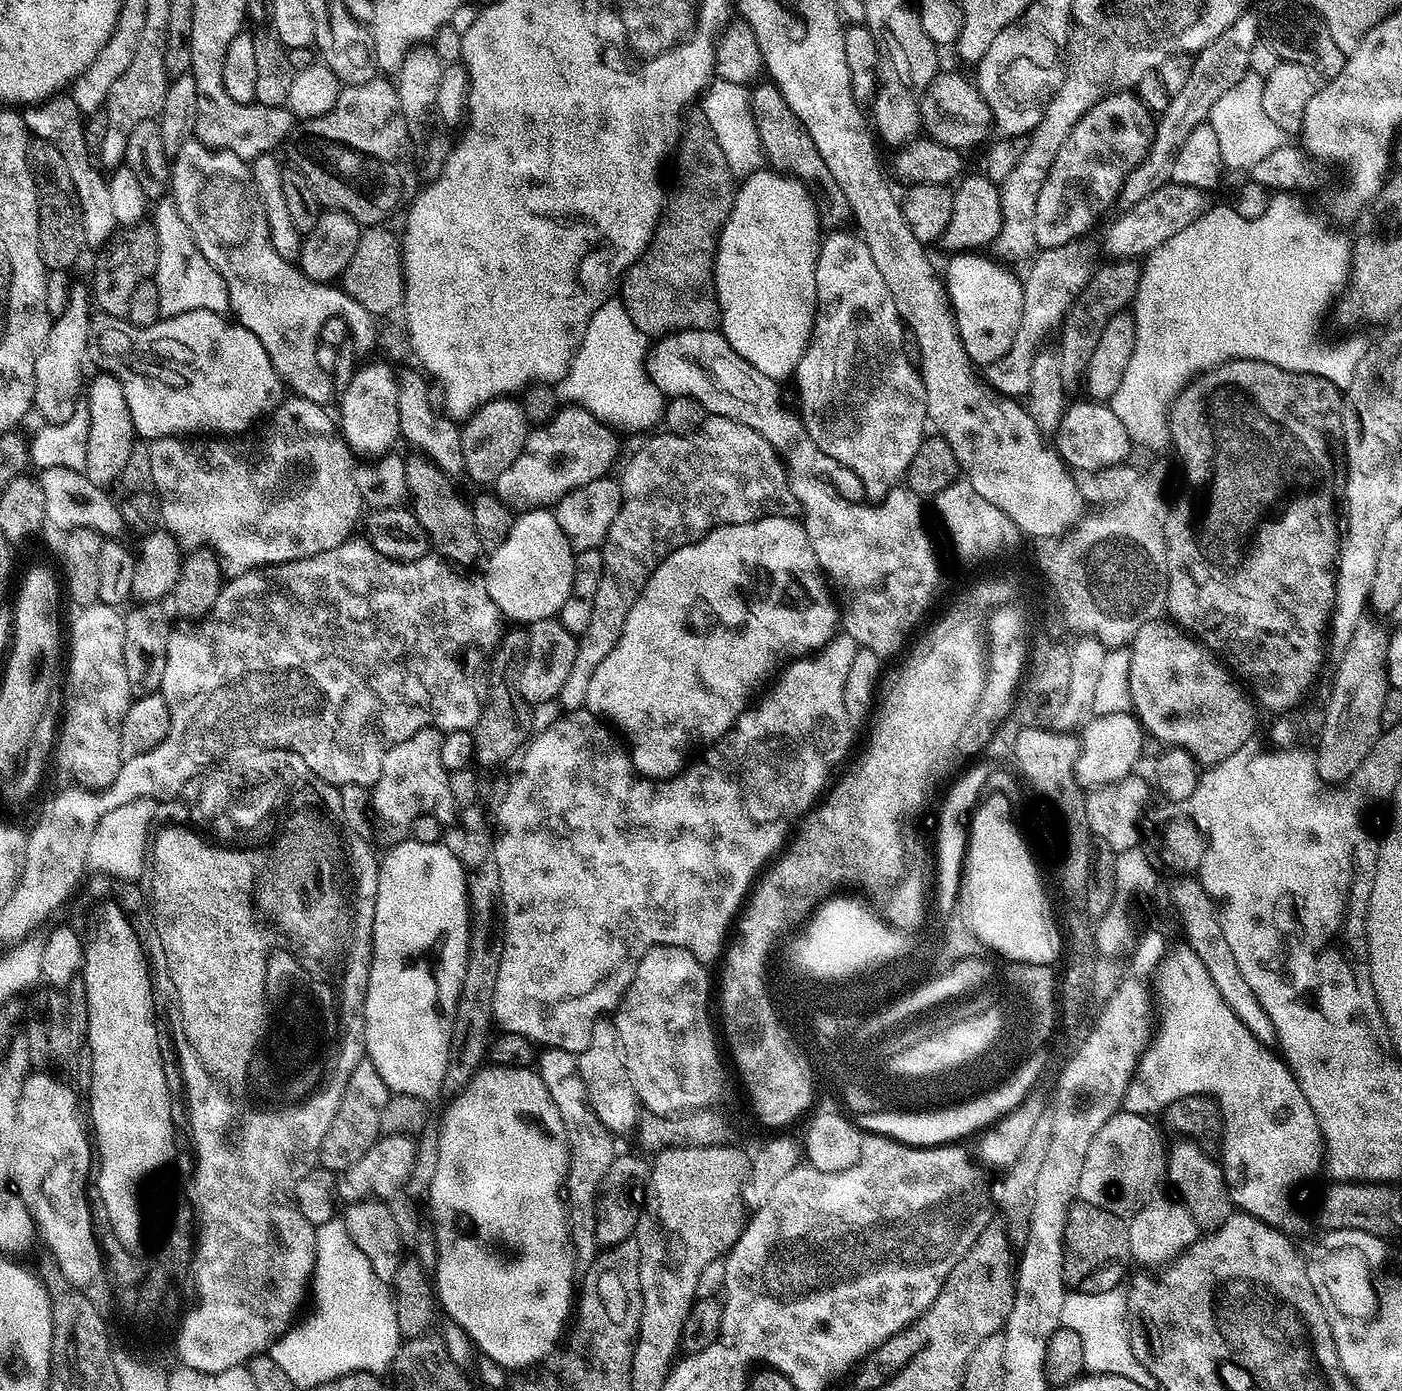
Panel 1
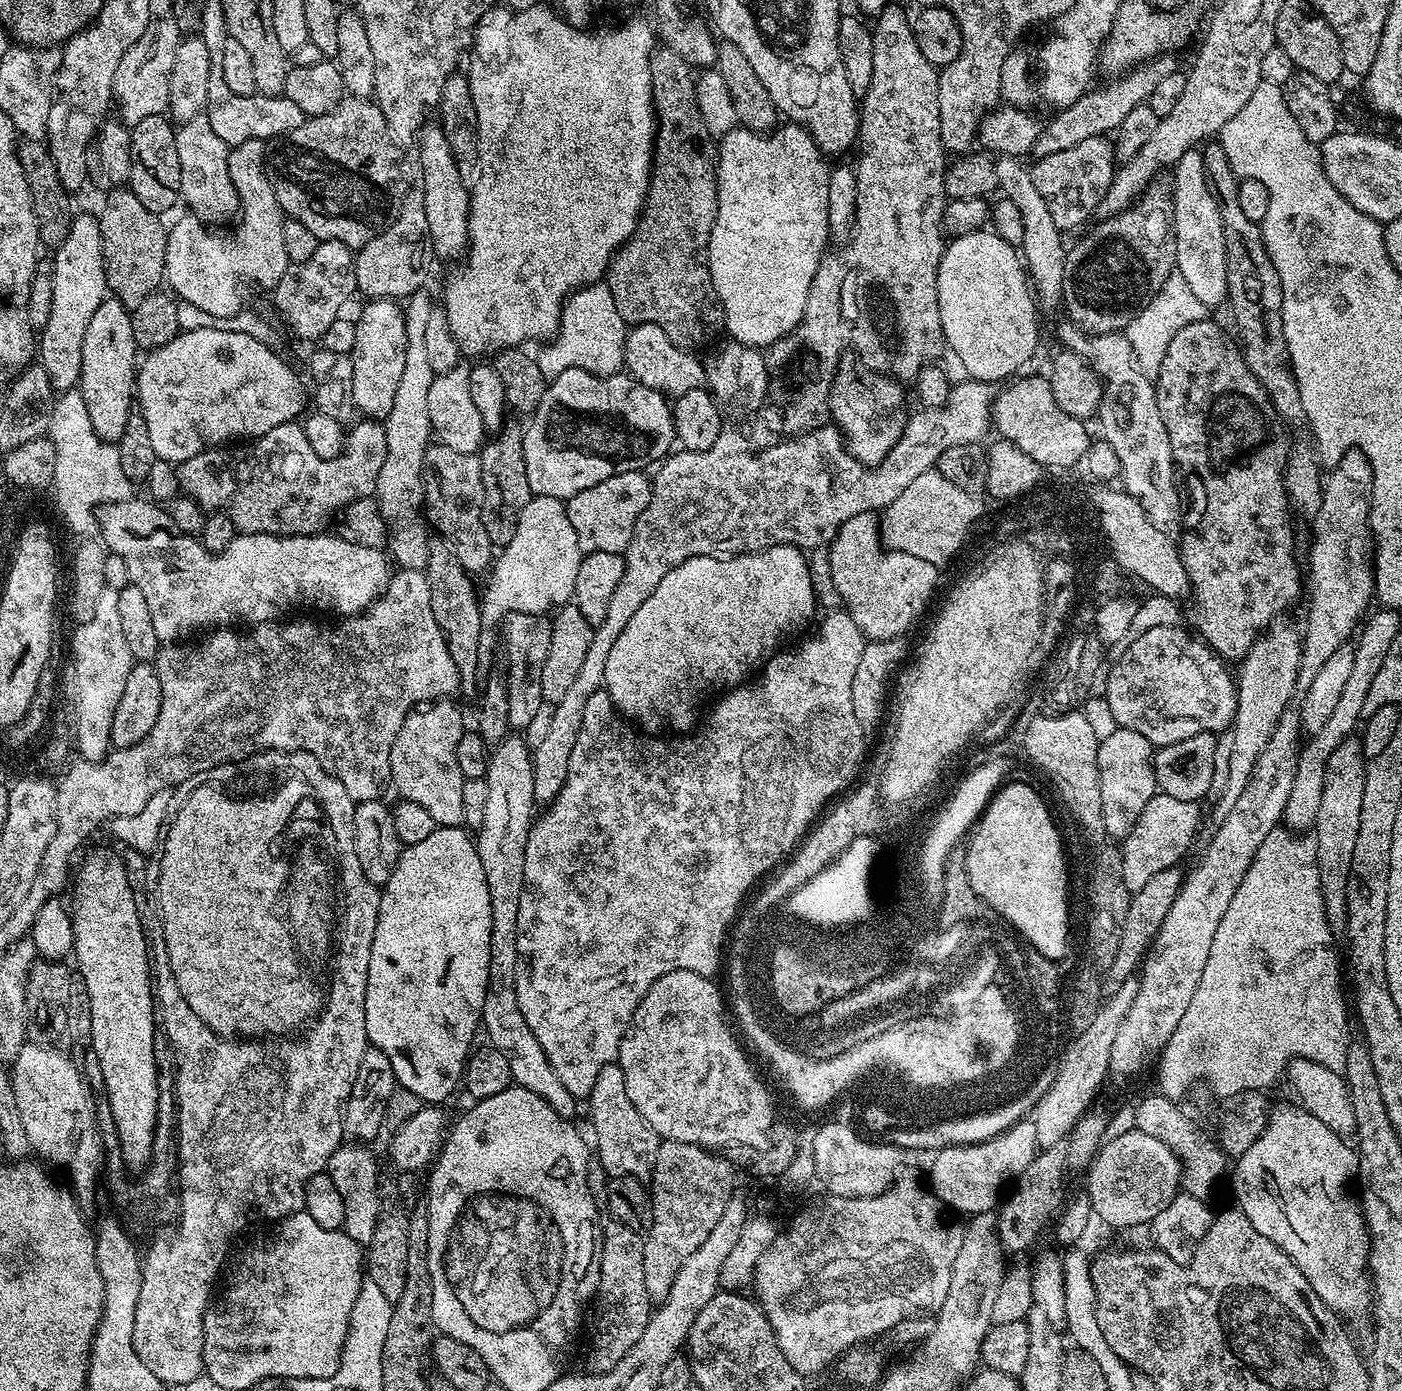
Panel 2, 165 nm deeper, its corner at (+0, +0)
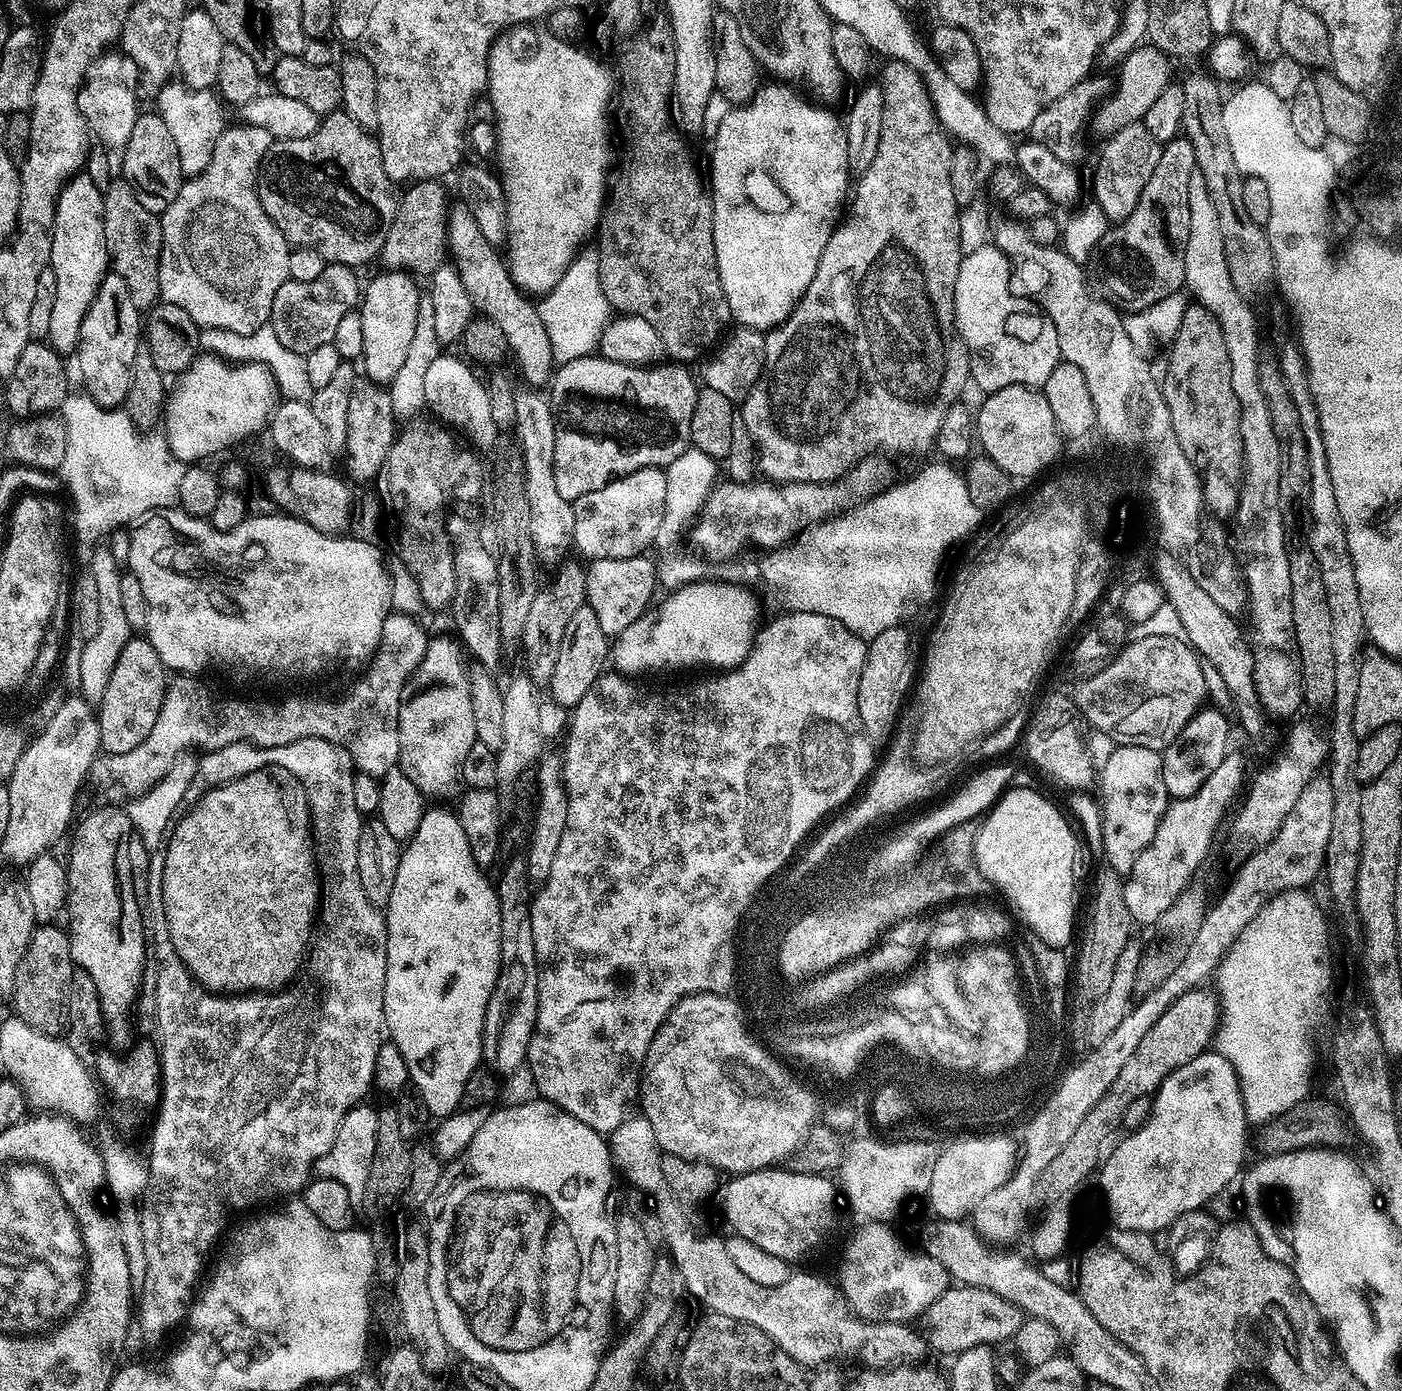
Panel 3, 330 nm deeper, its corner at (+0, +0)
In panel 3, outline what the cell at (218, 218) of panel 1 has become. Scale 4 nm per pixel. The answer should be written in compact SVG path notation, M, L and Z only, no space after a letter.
M172 78L158 89L154 99L162 122L166 122L174 137L174 146L178 146L178 158L185 177L191 178L206 170L210 158L214 158L214 146L218 146L218 138L222 138L226 127L225 109L219 95L207 88L191 88L182 79Z

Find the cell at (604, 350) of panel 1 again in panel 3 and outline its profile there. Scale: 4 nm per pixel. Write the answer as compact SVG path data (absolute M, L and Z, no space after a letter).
M595 247L588 248L585 252L577 251L572 257L566 274L562 274L560 280L548 292L543 293L541 300L544 301L539 301L538 307L542 318L542 326L546 326L546 334L550 334L552 353L557 365L569 364L571 360L593 355L597 351L600 335L603 334L604 327L608 324L610 309L598 274L599 261L600 253Z

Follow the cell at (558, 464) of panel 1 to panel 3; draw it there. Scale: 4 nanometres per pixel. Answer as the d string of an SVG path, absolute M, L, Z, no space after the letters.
M599 354L583 356L577 360L571 360L569 364L559 365L555 369L554 375L550 381L550 403L552 405L553 414L556 417L557 437L554 445L554 481L558 488L558 493L562 494L562 498L575 502L578 498L582 498L582 494L590 494L590 490L602 490L602 486L606 486L611 480L617 480L620 476L630 474L639 468L664 468L670 465L679 455L687 451L692 442L690 434L690 418L694 418L694 402L696 401L696 393L698 384L692 381L692 376L687 372L687 367L681 366L676 362L667 362L668 364L656 362L648 366L638 364L623 364L622 362L614 362L606 360Z

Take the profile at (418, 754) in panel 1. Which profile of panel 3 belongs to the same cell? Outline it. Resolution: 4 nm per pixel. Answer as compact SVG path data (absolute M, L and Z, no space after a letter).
M451 635L435 636L428 641L425 654L420 665L409 677L406 691L396 705L396 737L400 747L399 767L418 786L421 796L431 798L437 796L437 801L444 802L447 796L457 795L456 787L461 787L460 771L462 762L466 762L466 754L470 754L470 746L478 743L474 730L474 702L470 698L470 671L464 665L466 652Z

